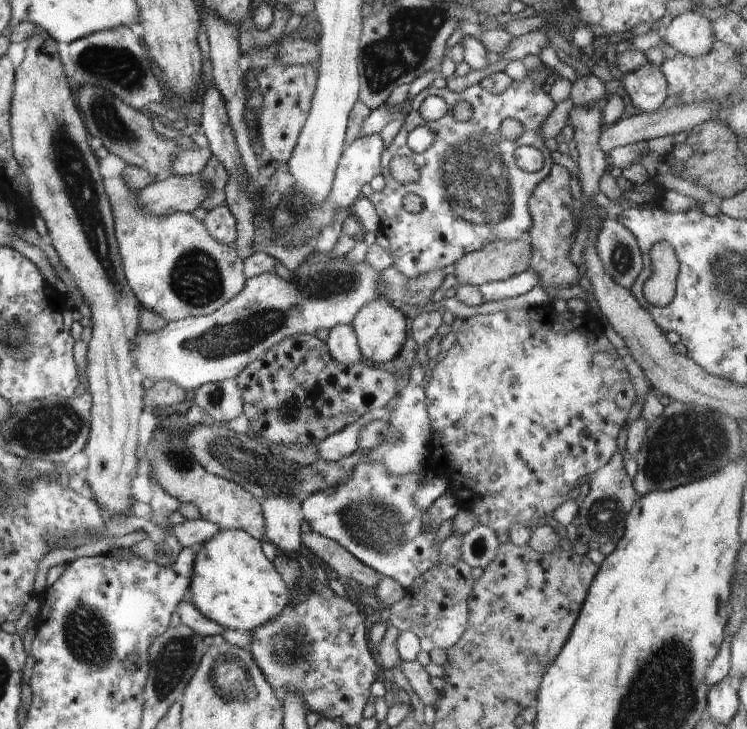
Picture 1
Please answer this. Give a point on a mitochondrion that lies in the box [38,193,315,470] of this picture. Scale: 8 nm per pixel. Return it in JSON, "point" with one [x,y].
{"point":[195,277]}

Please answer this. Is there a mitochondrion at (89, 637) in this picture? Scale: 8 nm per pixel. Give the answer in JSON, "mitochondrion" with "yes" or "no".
{"mitochondrion":"yes"}

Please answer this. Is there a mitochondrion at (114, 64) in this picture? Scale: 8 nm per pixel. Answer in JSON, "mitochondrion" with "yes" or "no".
{"mitochondrion":"yes"}

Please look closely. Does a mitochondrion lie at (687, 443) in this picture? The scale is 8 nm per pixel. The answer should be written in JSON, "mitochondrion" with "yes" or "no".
{"mitochondrion":"yes"}

